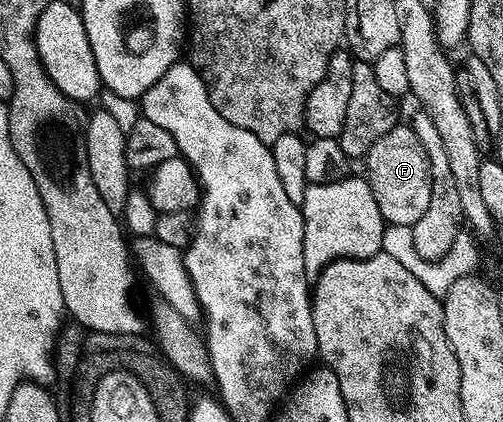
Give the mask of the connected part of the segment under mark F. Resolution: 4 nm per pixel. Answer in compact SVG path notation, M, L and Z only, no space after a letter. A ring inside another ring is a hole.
M398 125L383 133L383 137L379 137L375 145L371 145L363 166L369 170L367 182L386 224L412 227L419 221L419 217L423 217L431 201L431 173L427 153L419 137L415 137L412 126Z

